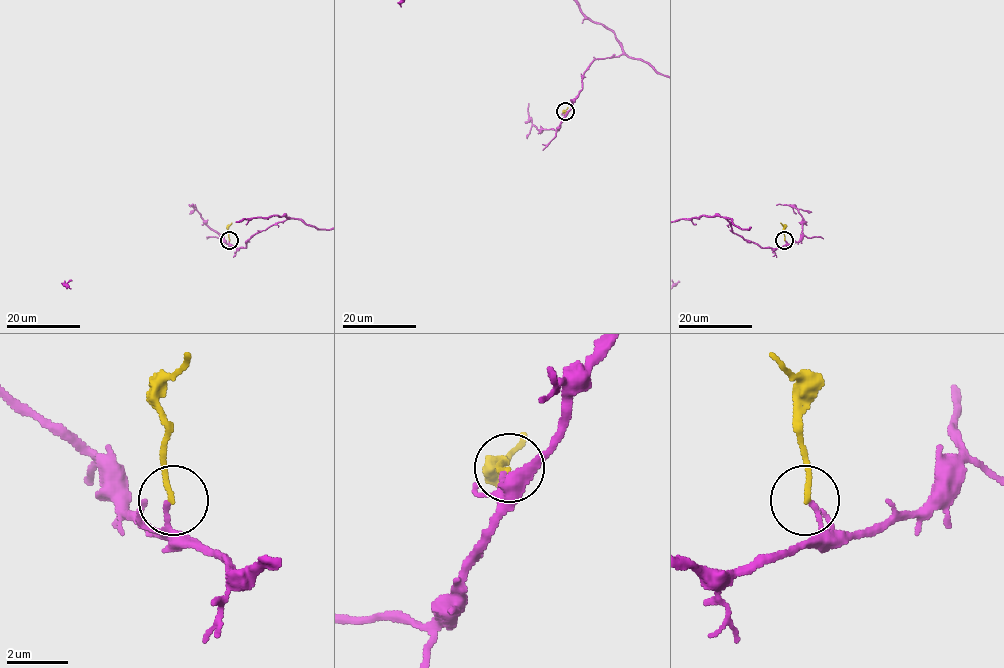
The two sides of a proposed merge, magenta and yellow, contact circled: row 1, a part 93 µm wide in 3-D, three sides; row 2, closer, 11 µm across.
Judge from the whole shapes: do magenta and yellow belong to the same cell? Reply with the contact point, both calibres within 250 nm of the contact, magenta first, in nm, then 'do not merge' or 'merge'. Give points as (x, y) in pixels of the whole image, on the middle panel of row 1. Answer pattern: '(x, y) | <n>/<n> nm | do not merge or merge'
(565, 111) | 140/150 nm | merge

